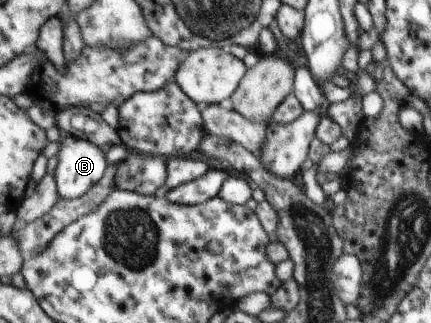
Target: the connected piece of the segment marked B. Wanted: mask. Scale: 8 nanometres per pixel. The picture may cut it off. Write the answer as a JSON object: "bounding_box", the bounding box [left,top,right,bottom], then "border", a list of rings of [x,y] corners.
{"bounding_box":[55,132,107,200],"border":[[[69,132],[59,144],[60,164],[55,172],[59,194],[66,200],[85,197],[106,176],[107,154],[96,143]]]}

